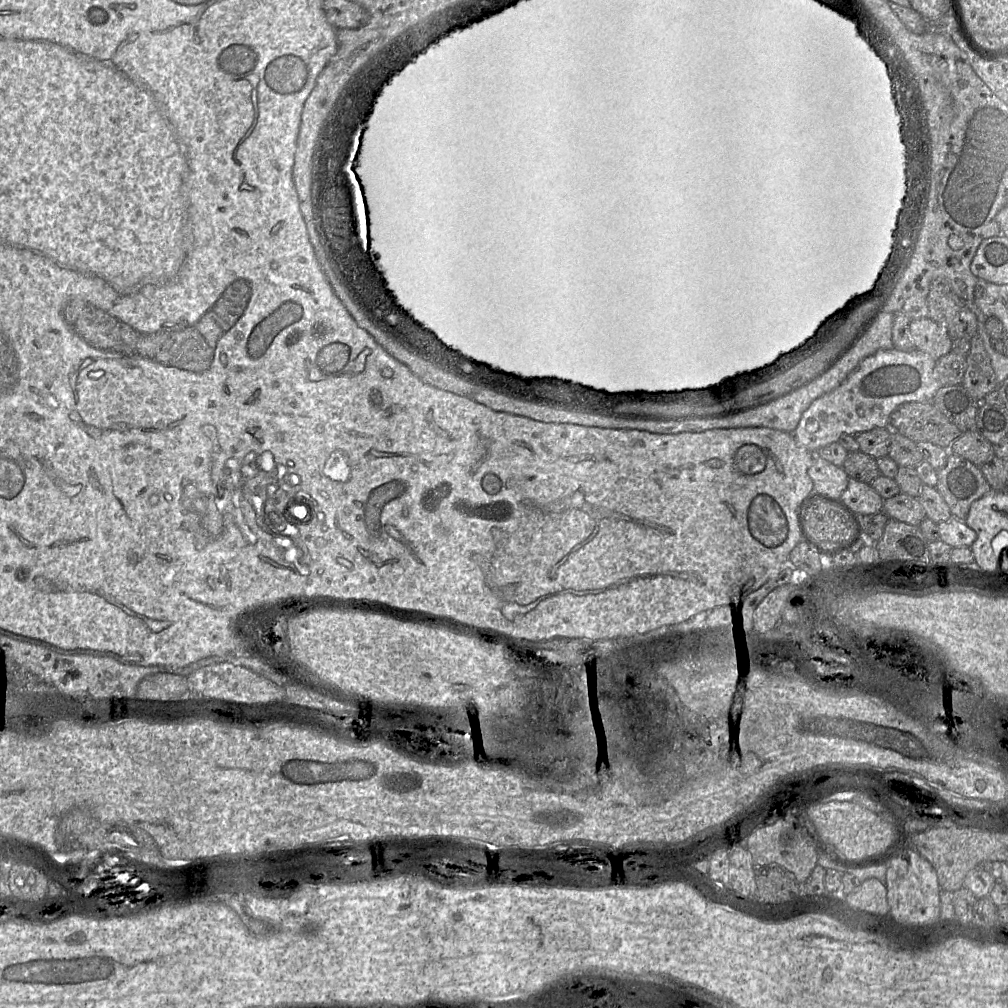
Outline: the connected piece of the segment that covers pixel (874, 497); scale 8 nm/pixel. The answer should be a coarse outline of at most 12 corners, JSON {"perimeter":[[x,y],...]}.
{"perimeter":[[849,478],[840,497],[857,515],[883,511],[884,499]]}

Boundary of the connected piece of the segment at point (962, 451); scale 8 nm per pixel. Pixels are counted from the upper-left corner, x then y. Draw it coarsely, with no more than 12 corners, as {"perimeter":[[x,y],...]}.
{"perimeter":[[976,429],[963,432],[948,451],[979,467],[995,456]]}

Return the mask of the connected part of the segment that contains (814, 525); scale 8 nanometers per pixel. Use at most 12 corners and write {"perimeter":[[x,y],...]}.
{"perimeter":[[815,500],[802,510],[807,535],[825,550],[851,542],[842,508]]}

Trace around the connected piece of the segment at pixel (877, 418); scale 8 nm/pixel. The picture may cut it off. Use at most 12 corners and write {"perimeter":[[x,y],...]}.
{"perimeter":[[918,349],[881,350],[792,433],[812,453],[942,387]]}

